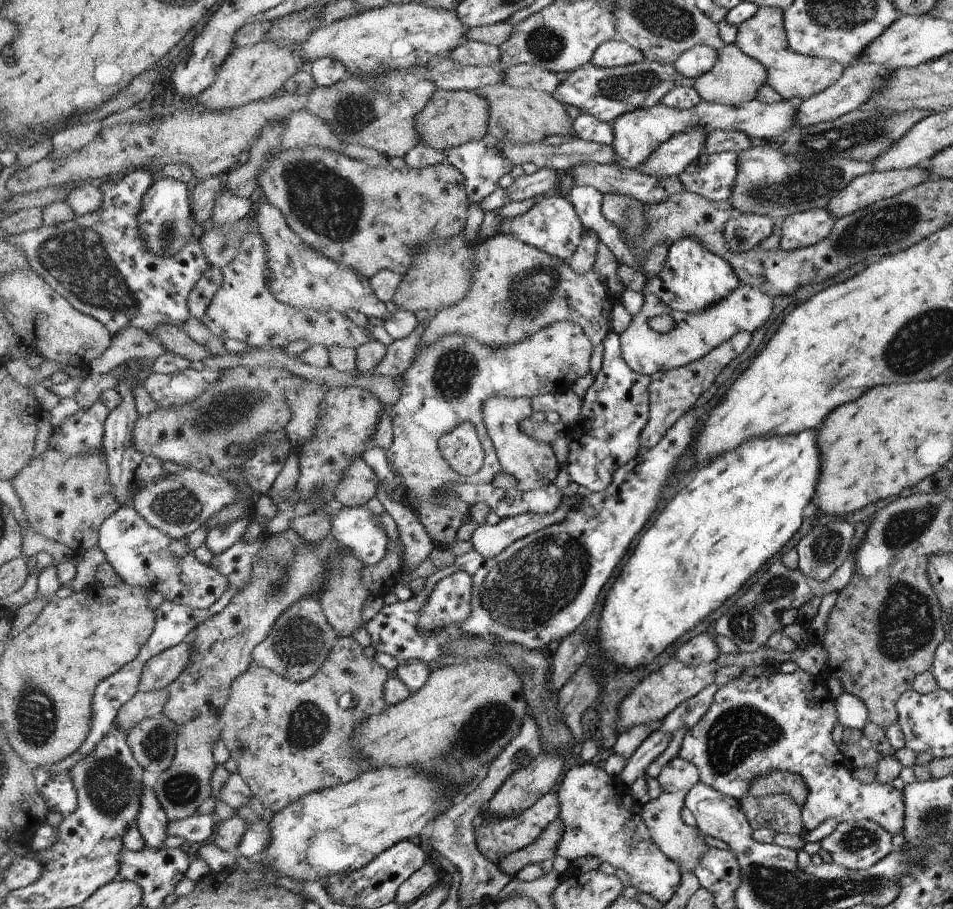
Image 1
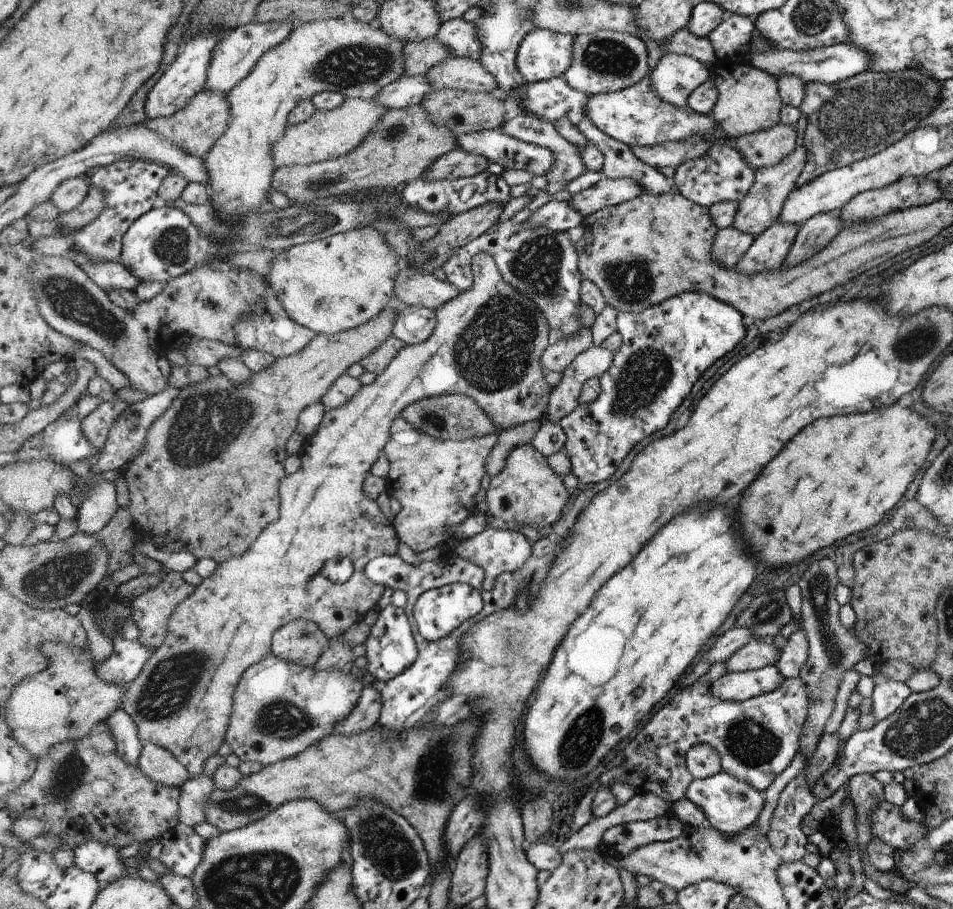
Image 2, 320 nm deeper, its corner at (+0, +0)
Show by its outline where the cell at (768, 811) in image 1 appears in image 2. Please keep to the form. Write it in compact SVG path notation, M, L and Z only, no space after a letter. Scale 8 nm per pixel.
M838 731L826 733L819 742L814 756L809 762L807 768L807 787L811 792L811 788L816 780L821 779L822 774L827 773L833 765L835 759L839 756L840 750L840 734Z

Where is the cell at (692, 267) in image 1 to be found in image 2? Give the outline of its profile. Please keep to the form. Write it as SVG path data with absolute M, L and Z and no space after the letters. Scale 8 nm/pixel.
M684 292L681 295L670 297L657 305L649 306L648 309L644 309L642 312L619 312L617 316L617 331L621 334L623 343L614 355L612 366L600 376L600 394L591 403L580 403L574 412L566 415L559 422L559 425L565 430L565 435L567 436L563 451L569 456L572 474L582 484L598 484L599 482L612 478L614 473L617 472L621 462L626 458L628 452L630 452L630 449L635 444L638 444L638 442L644 441L652 433L656 433L660 428L664 428L668 424L668 420L672 418L672 414L676 414L676 408L680 408L680 404L692 392L692 386L700 380L700 376L706 372L706 368L710 368L718 358L726 356L726 352L734 350L736 344L740 344L742 338L744 338L744 334L746 334L746 328L742 326L742 316L740 316L740 312L732 304L722 302L720 299L715 299L713 296L705 295L704 293Z

